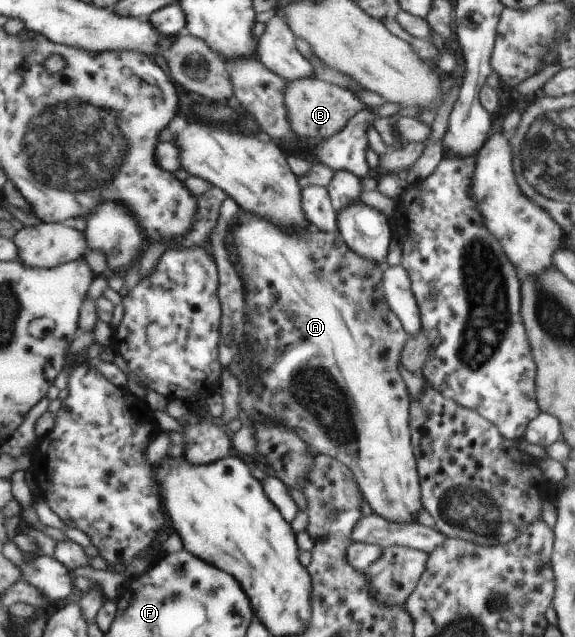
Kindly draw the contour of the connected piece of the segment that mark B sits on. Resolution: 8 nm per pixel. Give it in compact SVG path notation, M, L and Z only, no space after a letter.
M298 78L286 84L284 106L288 114L288 122L298 138L314 138L325 141L338 134L354 116L361 112L364 104L352 91L345 87L336 86L324 79Z

